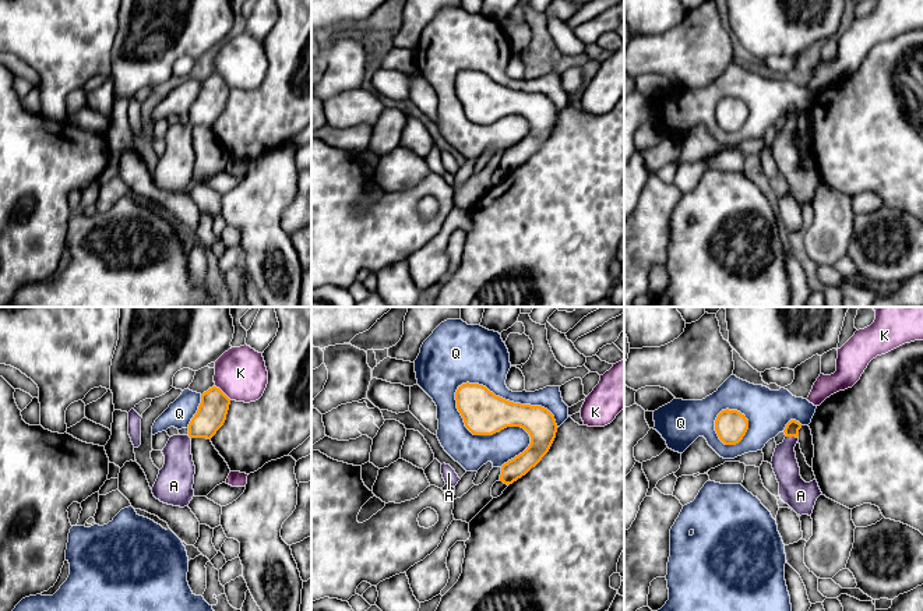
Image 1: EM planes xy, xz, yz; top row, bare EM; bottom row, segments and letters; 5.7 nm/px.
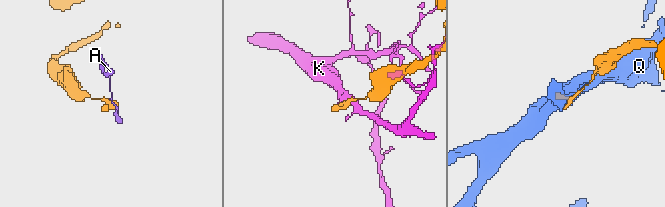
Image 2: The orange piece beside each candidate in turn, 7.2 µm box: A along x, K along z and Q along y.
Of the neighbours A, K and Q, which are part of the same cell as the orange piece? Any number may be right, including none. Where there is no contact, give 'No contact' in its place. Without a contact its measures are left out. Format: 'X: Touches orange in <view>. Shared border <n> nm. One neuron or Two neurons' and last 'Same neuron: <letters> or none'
A: Touches orange in yz. Shared border 70 nm. One neuron
K: Touches orange in xy. Shared border 130 nm. Two neurons
Q: Touches orange in xz. Shared border 650 nm. Two neurons
Same neuron: A

